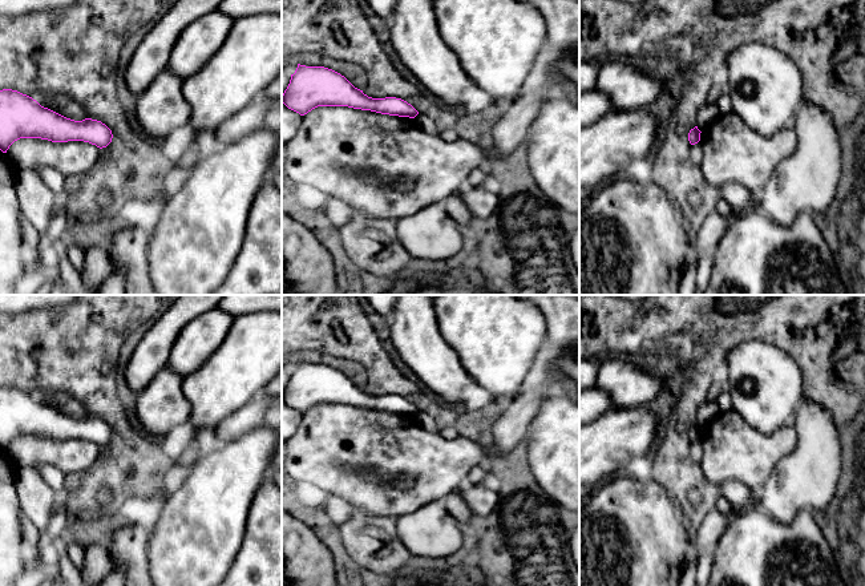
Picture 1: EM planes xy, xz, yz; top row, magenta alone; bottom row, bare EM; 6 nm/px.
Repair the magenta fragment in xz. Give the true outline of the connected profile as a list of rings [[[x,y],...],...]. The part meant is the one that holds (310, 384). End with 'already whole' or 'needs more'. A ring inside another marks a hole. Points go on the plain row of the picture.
[[[298,361],[282,400],[300,413],[318,404],[348,404],[381,412],[415,416],[419,409],[396,395],[372,396],[355,385],[340,371],[324,364]]]; already whole

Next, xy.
[[[0,388],[0,448],[7,450],[20,436],[41,436],[52,440],[84,439],[106,445],[112,428],[101,419],[85,416],[74,419],[17,388]]]; already whole

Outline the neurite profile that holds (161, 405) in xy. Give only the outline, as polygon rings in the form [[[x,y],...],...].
[[[165,367],[137,393],[134,411],[141,429],[159,440],[177,425],[190,423],[191,408],[178,373]]]

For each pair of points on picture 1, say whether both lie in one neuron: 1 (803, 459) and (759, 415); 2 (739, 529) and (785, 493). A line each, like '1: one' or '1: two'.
1: two
2: two

